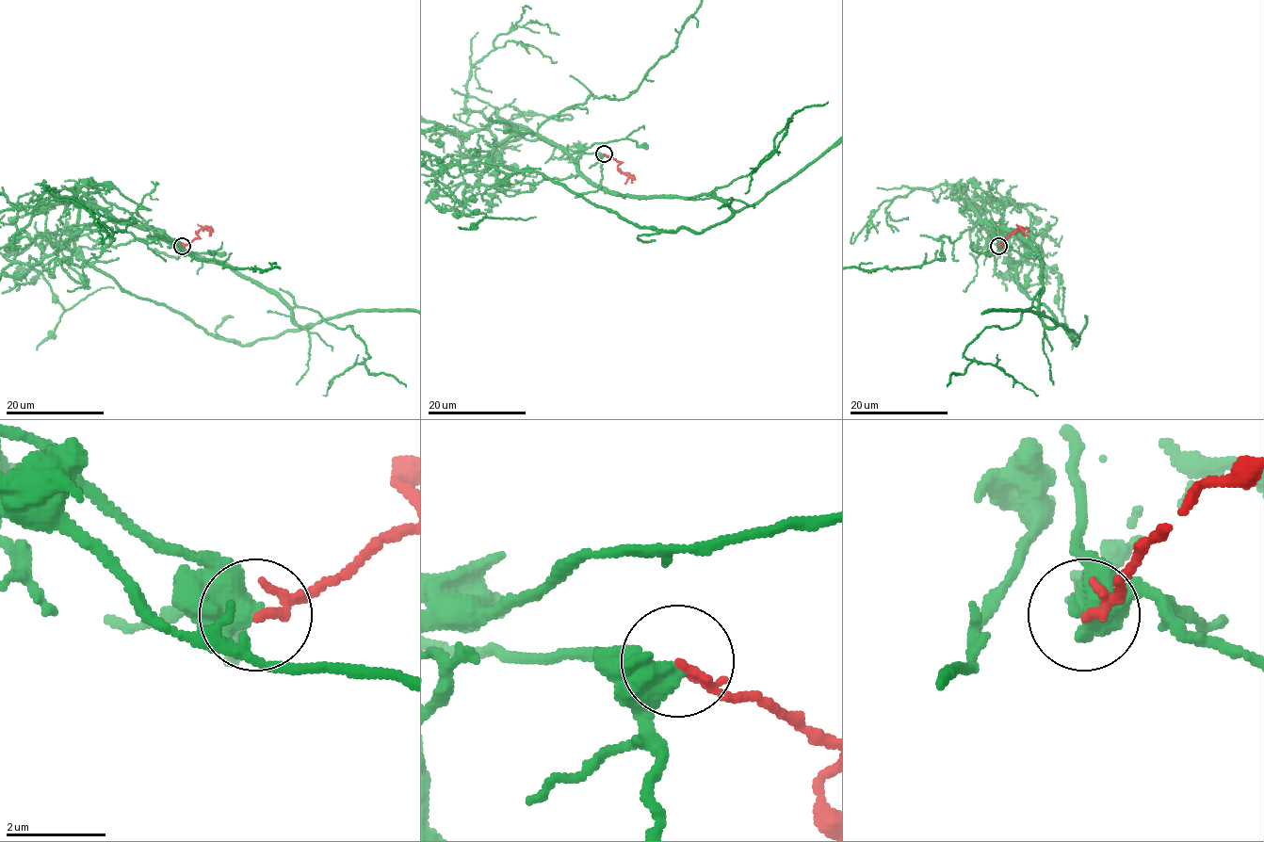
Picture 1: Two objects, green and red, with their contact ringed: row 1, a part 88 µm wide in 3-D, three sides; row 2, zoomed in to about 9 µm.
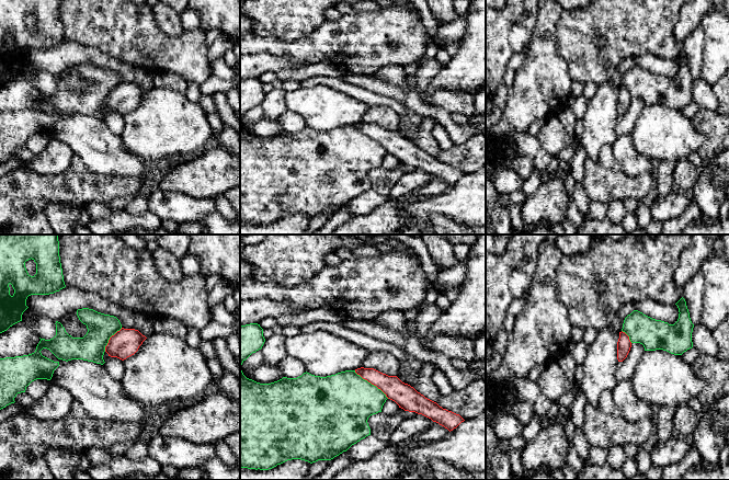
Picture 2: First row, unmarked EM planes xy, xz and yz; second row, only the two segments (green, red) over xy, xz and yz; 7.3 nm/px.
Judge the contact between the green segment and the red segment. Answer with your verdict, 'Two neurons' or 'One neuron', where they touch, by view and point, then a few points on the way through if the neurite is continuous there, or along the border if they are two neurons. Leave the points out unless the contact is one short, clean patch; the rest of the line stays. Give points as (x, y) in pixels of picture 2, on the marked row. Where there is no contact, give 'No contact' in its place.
Two neurons. Touches green at xz (371, 384). Boundary: xz (354, 370), (375, 385), (388, 398)

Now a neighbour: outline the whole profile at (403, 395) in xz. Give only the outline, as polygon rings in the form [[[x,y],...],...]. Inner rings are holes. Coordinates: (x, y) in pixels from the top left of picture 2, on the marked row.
[[[357,368],[355,373],[380,389],[388,399],[395,401],[405,411],[422,414],[447,428],[456,428],[465,420],[425,398],[413,387],[402,382],[397,376],[388,376],[374,368]]]

